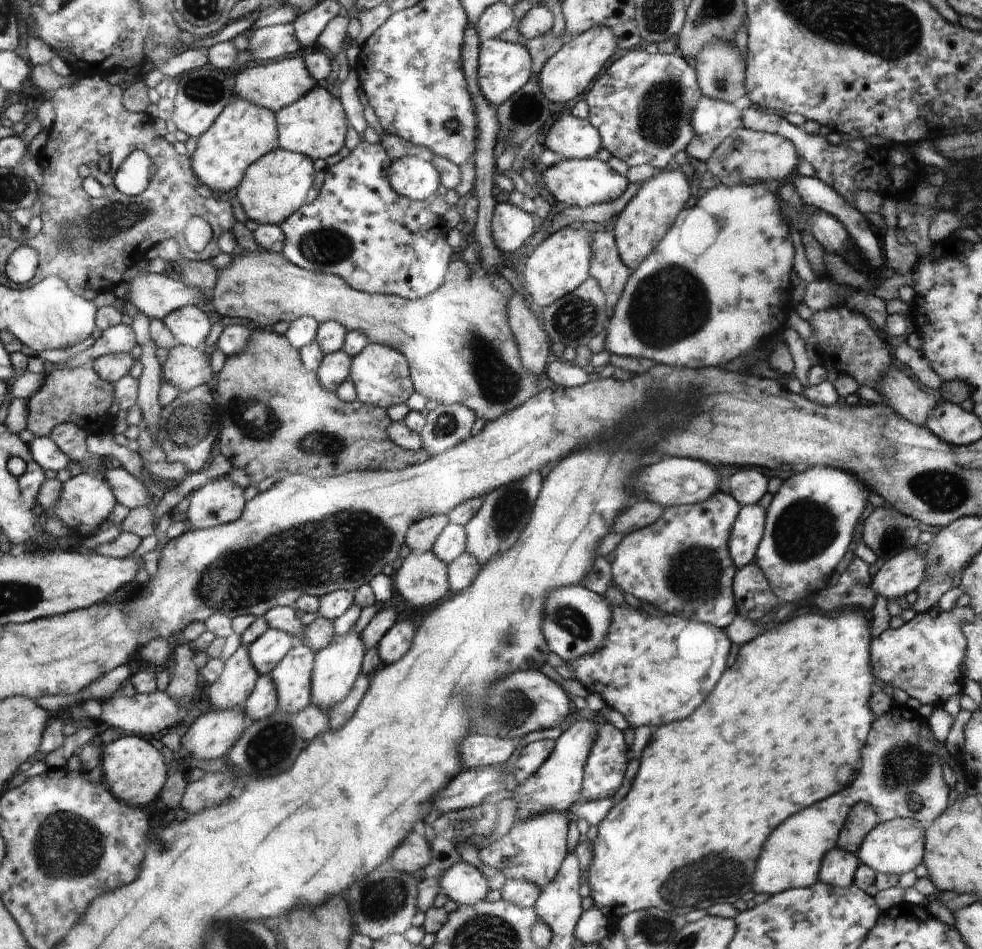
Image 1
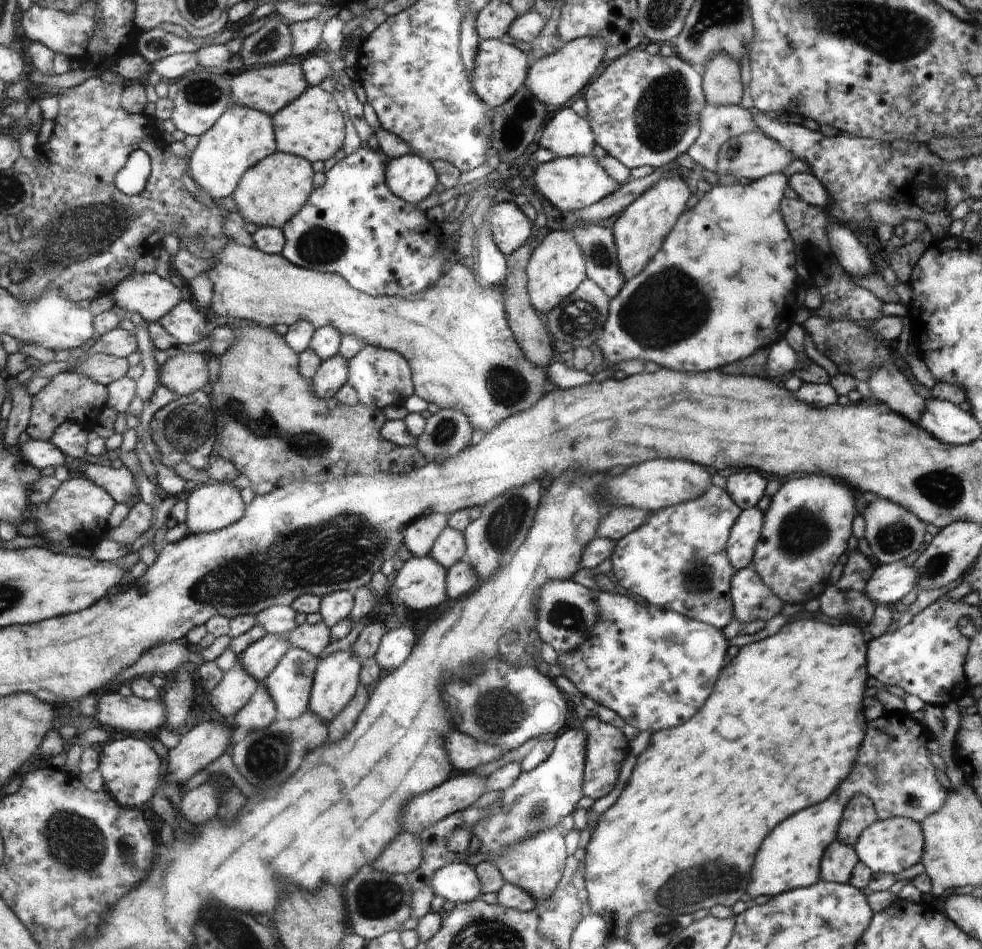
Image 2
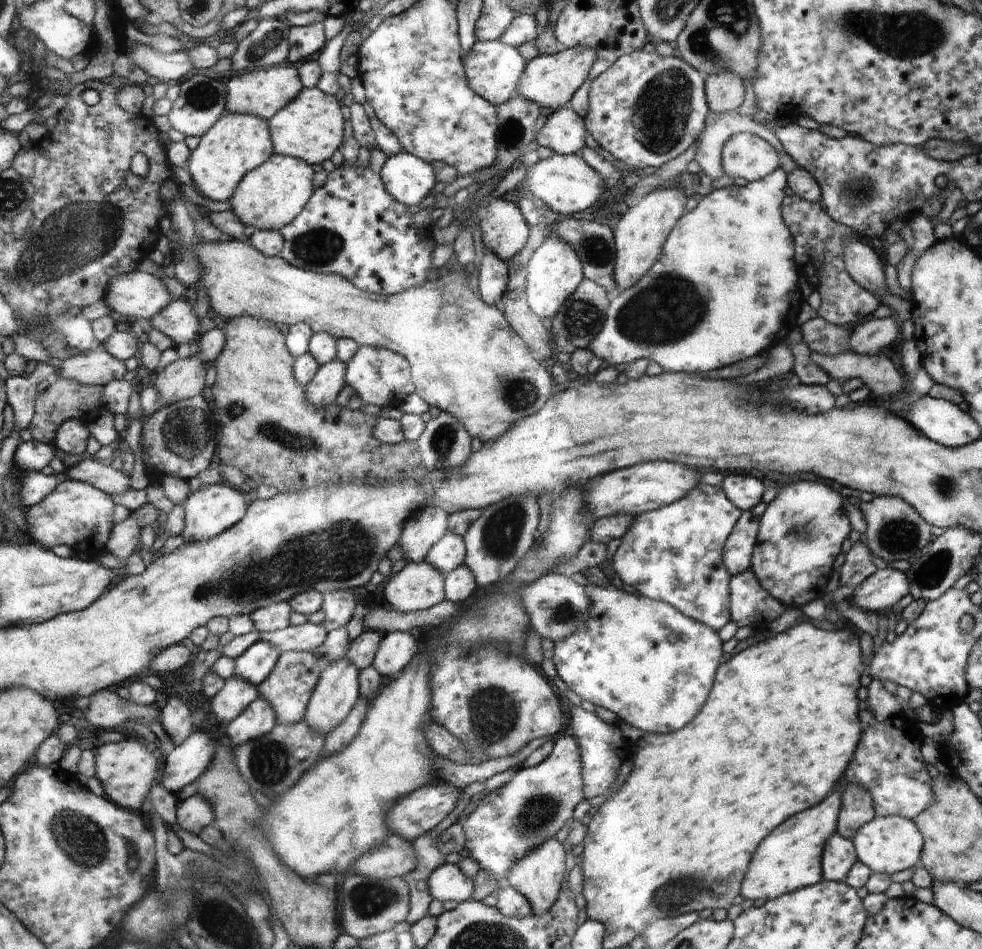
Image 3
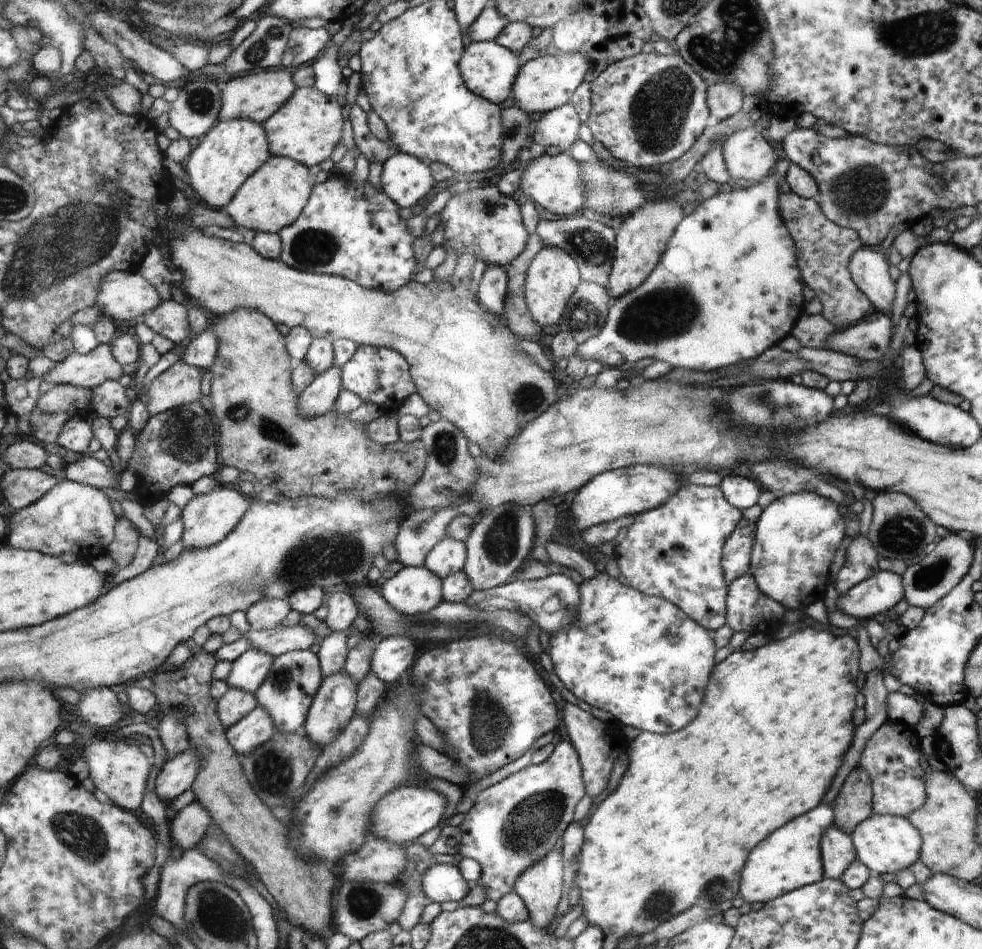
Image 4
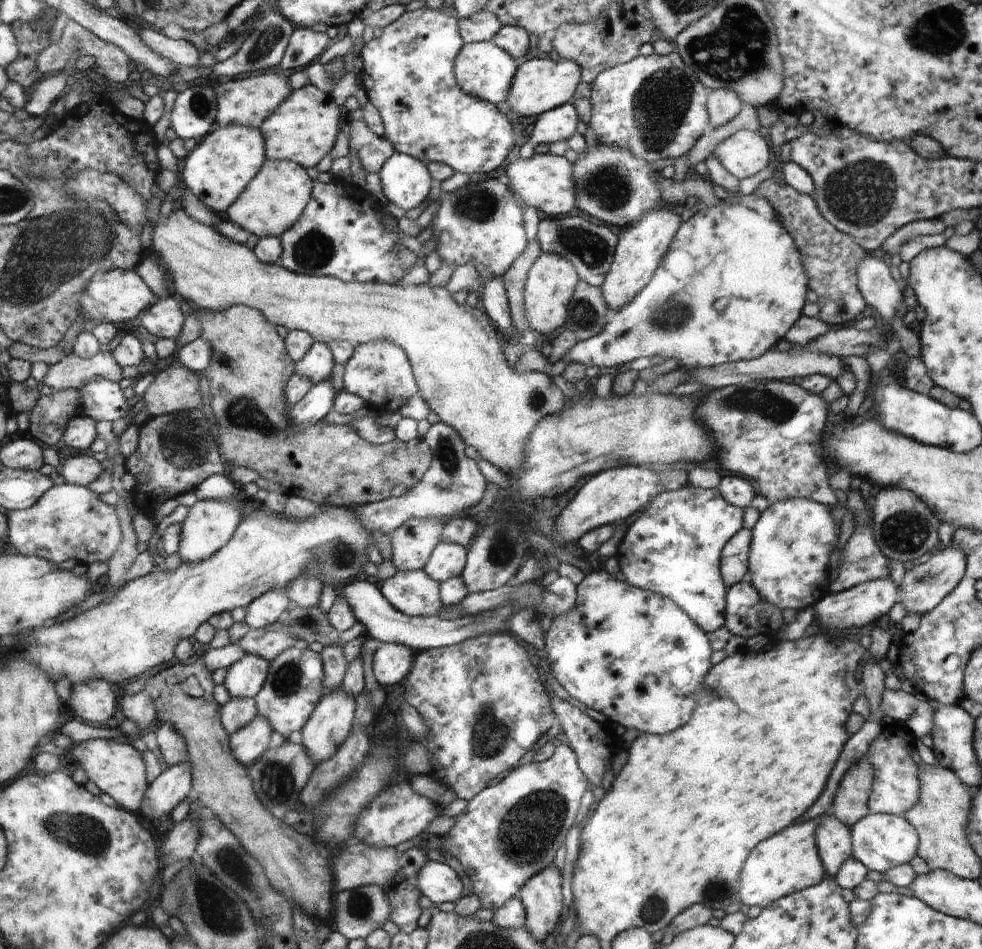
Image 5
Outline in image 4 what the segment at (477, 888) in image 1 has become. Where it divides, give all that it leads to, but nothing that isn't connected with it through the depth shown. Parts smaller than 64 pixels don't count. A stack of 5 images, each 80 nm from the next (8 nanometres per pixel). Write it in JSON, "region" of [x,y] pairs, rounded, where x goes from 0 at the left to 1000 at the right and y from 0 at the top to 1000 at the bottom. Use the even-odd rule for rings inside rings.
{"region":[[[442,909],[434,919],[433,941],[439,949],[468,950],[477,942],[477,932],[466,914],[454,909]]]}

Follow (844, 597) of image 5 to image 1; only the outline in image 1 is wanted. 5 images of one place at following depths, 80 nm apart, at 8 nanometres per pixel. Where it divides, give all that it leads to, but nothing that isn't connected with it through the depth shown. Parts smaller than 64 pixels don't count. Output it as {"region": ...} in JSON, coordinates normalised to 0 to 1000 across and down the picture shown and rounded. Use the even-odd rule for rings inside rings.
{"region":[[[923,579],[897,591],[890,599],[887,611],[893,628],[912,632],[932,623],[942,610],[942,584],[936,579]]]}

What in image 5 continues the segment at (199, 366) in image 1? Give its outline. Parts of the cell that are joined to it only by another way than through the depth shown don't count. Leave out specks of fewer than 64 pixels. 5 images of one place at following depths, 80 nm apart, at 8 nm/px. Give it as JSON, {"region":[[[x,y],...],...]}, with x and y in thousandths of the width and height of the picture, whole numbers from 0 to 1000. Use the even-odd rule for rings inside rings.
{"region":[[[171,386],[161,393],[145,417],[153,439],[207,428],[202,411],[202,394],[186,386]]]}

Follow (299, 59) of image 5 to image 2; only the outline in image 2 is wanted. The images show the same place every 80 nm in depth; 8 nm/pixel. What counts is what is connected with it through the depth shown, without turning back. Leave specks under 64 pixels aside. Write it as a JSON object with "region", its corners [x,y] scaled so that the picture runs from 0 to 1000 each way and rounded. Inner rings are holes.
{"region":[[[330,7],[328,14],[322,19],[294,25],[297,41],[297,62],[303,64],[305,60],[325,54],[328,51],[329,27],[334,18],[344,16],[345,12],[346,9],[342,7]]]}

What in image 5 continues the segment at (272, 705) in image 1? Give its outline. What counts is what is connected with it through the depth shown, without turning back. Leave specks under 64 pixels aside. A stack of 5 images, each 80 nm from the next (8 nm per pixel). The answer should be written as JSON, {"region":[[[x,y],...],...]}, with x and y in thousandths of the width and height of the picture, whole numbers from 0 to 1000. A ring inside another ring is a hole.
{"region":[[[262,754],[244,770],[235,773],[237,796],[252,808],[267,799],[282,777],[270,757]]]}

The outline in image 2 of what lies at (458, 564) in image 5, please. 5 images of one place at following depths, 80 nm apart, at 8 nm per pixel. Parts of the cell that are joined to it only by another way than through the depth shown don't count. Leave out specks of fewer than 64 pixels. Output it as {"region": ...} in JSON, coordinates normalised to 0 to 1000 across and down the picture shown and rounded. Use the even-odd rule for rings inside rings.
{"region":[[[455,554],[449,561],[448,567],[441,573],[437,585],[456,601],[461,594],[473,589],[474,582],[475,574],[471,562]]]}

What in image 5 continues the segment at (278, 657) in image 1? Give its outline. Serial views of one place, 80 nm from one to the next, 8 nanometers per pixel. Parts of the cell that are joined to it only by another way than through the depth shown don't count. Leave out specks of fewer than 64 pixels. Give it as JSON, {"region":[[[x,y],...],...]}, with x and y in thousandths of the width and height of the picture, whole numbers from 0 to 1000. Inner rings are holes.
{"region":[[[249,689],[231,704],[228,723],[235,734],[259,737],[266,729],[274,710],[274,697]]]}

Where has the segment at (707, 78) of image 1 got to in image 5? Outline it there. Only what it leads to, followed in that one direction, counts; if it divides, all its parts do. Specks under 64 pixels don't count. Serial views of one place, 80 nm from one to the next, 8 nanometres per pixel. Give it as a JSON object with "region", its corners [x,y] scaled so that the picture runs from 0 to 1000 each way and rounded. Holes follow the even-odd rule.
{"region":[[[726,94],[722,101],[724,136],[741,131],[754,120],[757,110],[748,95]]]}

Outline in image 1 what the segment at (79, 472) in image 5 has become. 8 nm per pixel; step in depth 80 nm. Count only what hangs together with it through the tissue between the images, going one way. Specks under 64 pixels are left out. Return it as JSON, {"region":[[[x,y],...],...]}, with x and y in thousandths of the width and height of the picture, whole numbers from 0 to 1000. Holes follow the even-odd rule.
{"region":[[[126,492],[106,494],[100,499],[115,515],[120,531],[128,533],[132,538],[144,533],[155,533],[153,530],[155,526],[151,521],[153,516],[141,506],[136,498],[129,496]]]}

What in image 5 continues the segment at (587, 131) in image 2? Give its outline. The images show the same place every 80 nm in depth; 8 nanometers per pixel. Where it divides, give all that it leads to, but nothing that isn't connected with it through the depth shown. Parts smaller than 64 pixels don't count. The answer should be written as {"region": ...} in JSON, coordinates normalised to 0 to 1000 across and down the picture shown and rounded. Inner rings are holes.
{"region":[[[581,109],[556,117],[547,122],[542,139],[538,142],[540,156],[542,152],[564,152],[570,148],[578,148],[587,139],[590,122],[588,115]]]}

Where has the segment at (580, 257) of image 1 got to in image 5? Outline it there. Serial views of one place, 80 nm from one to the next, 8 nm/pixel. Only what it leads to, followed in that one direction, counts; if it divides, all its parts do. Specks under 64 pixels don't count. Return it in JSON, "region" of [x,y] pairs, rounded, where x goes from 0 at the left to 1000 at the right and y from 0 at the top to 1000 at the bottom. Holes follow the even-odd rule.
{"region":[[[552,267],[543,276],[533,306],[535,342],[538,348],[548,350],[552,357],[562,352],[576,339],[578,319],[587,306],[590,291],[585,279],[573,270],[564,267]]]}

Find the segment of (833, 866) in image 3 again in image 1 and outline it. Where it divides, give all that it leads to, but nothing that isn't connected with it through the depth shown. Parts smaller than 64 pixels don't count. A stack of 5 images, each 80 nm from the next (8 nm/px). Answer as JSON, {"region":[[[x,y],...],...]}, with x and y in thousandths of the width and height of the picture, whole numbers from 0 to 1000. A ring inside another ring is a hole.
{"region":[[[851,891],[841,902],[836,910],[835,927],[849,935],[863,935],[872,925],[877,905],[874,899],[867,899]]]}

